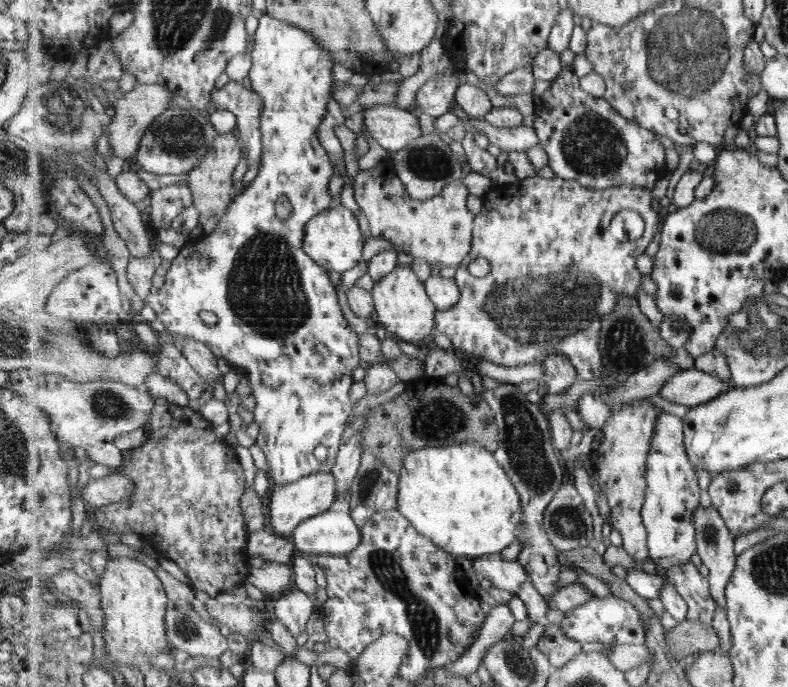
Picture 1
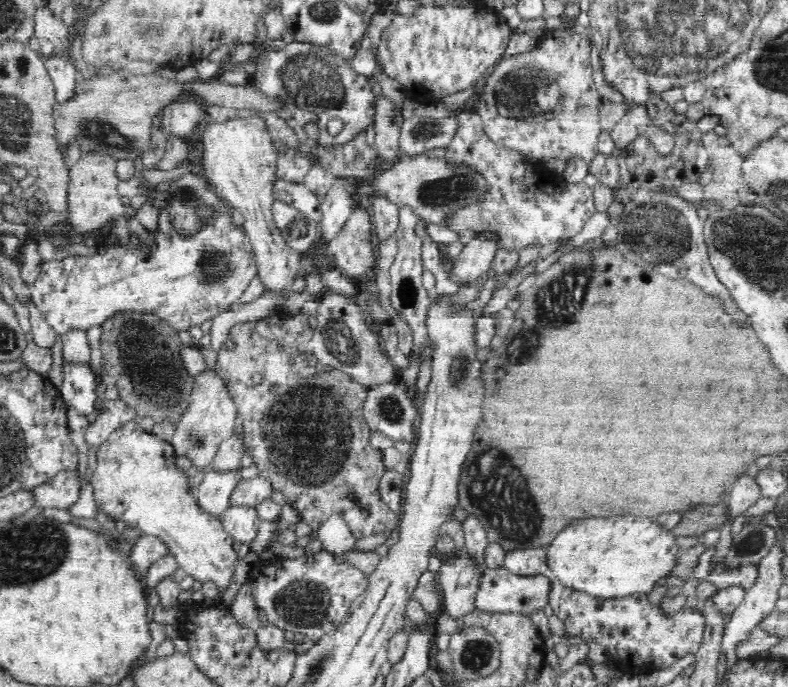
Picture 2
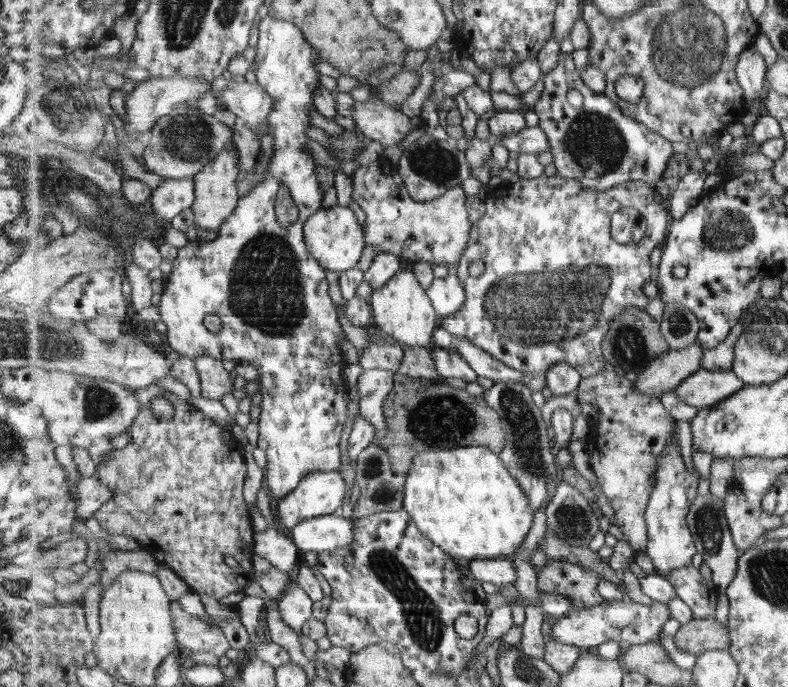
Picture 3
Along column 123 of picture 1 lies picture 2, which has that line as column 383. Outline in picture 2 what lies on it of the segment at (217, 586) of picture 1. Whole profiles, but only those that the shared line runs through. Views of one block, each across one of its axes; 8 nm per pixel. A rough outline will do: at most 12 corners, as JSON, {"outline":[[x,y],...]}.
{"outline":[[270,316],[216,374],[259,472],[313,530],[395,529],[366,387],[318,386]]}

